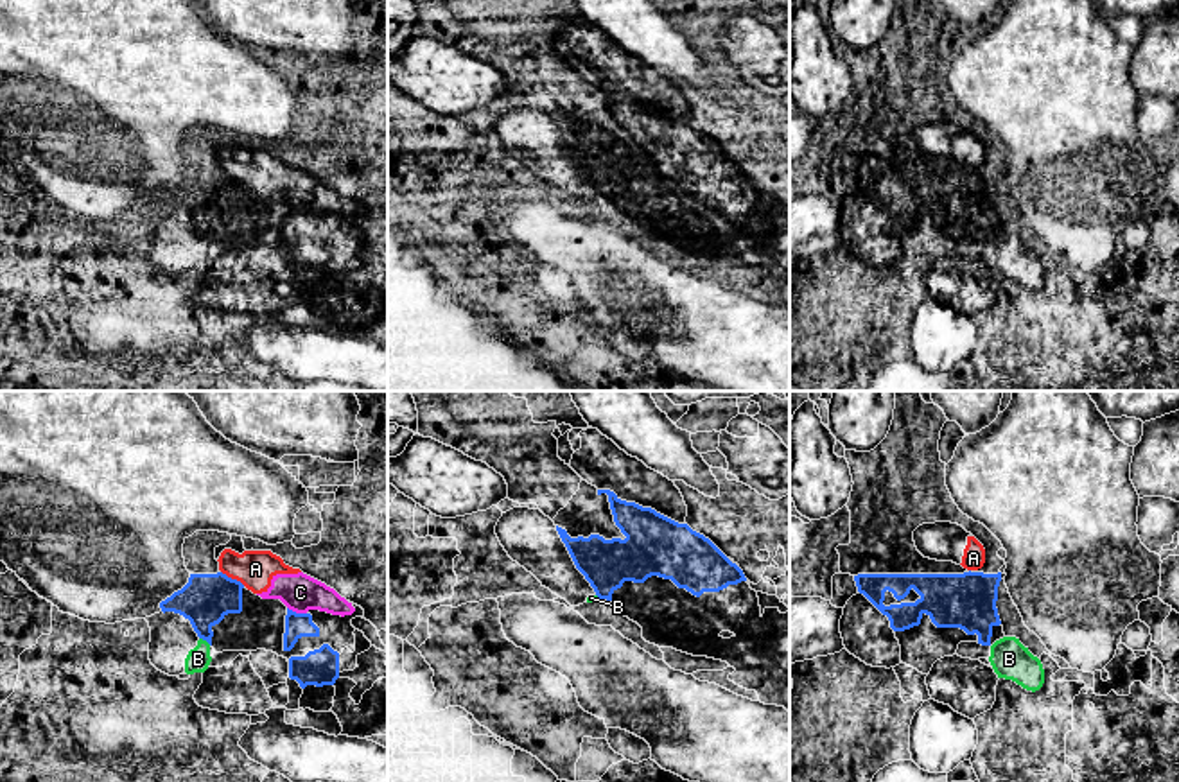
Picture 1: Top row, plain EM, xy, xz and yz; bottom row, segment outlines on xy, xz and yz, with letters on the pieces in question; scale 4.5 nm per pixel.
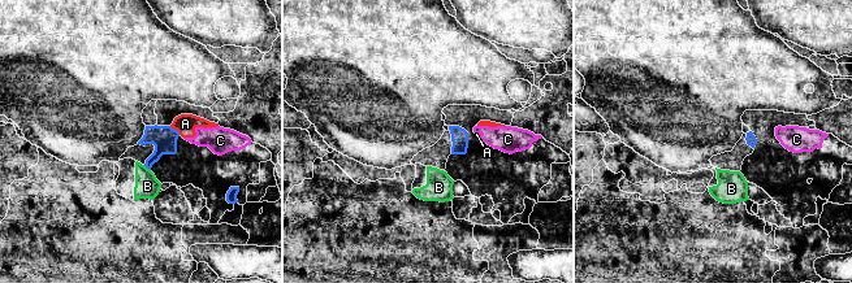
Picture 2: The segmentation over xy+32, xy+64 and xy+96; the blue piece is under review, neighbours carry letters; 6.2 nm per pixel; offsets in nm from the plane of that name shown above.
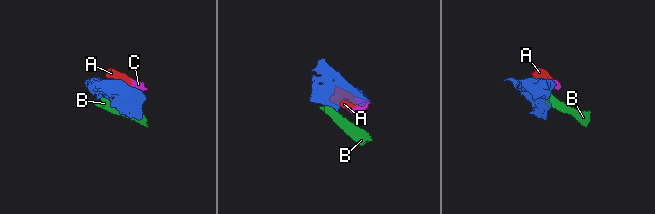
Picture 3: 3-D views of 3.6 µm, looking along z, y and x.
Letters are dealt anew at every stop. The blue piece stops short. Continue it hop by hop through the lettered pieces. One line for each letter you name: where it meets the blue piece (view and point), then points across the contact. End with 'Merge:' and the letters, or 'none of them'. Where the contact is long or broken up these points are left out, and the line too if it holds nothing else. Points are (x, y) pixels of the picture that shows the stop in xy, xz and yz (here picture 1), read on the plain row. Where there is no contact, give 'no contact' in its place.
Merge: none of them

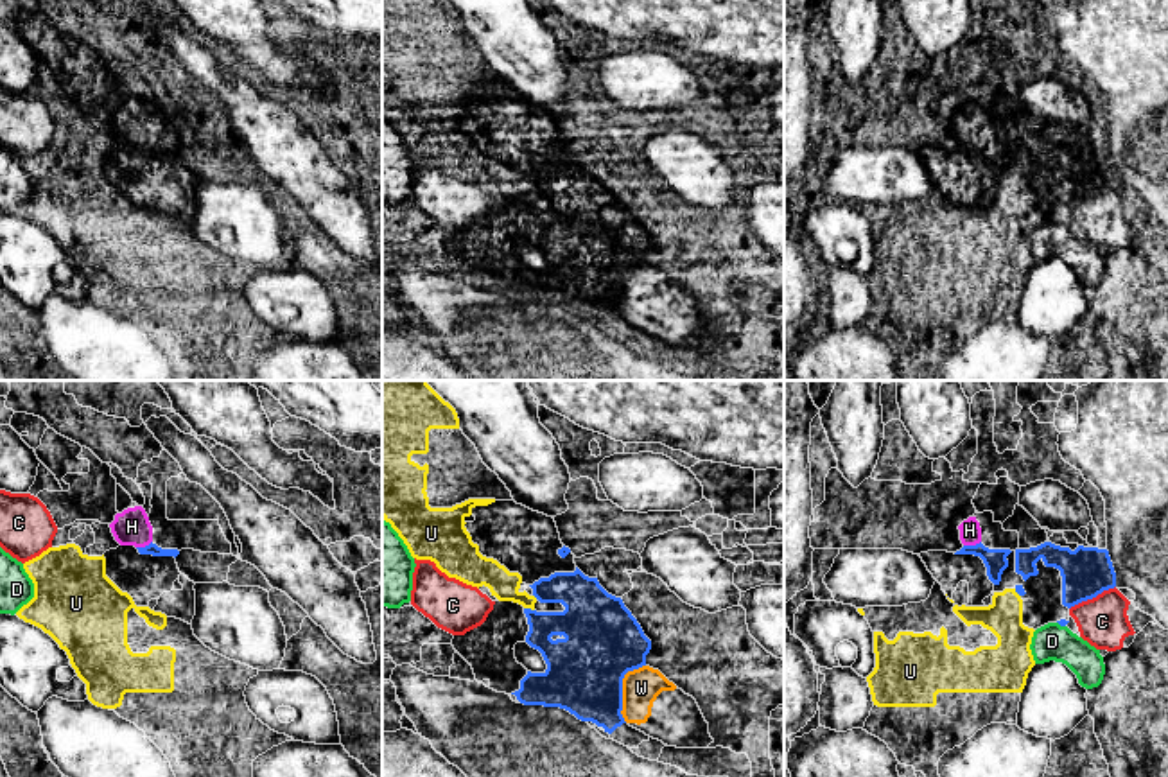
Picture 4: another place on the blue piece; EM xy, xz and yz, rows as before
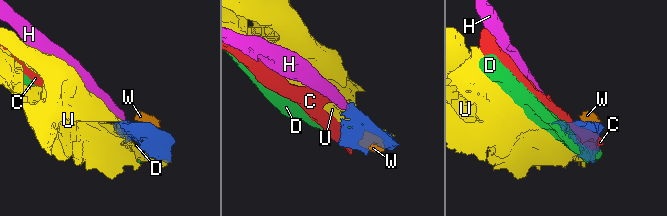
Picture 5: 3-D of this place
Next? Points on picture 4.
H: contact yz (971, 144); way yz (994, 158), (971, 144), (969, 128)
Merge: H

